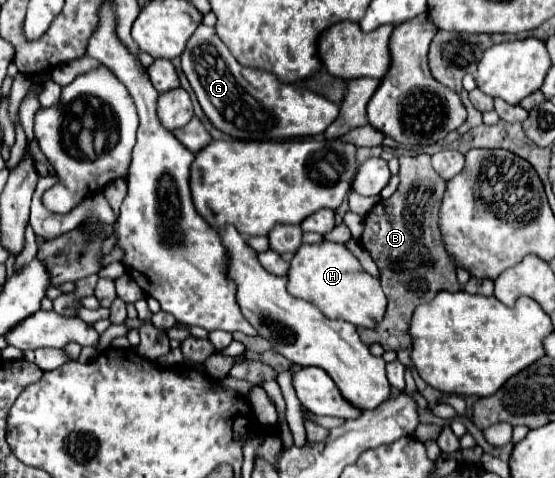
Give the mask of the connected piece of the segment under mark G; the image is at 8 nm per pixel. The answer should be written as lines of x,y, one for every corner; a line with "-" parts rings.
199,24
189,38
181,54
181,68
211,124
237,140
317,136
323,134
339,114
339,104
301,84
281,84
273,74
241,66
217,36
215,28
205,24

